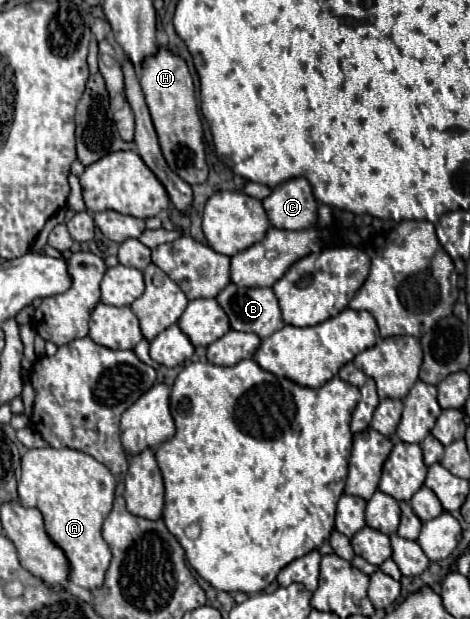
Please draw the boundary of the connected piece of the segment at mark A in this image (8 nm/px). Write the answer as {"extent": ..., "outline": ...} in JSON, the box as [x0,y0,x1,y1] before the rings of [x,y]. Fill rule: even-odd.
{"extent":[18,448,116,590],"outline":[[[30,448],[22,456],[22,474],[18,480],[20,504],[42,512],[48,536],[66,552],[70,580],[86,590],[104,584],[104,574],[112,560],[100,528],[112,510],[116,484],[116,478],[104,464],[74,448]]]}

